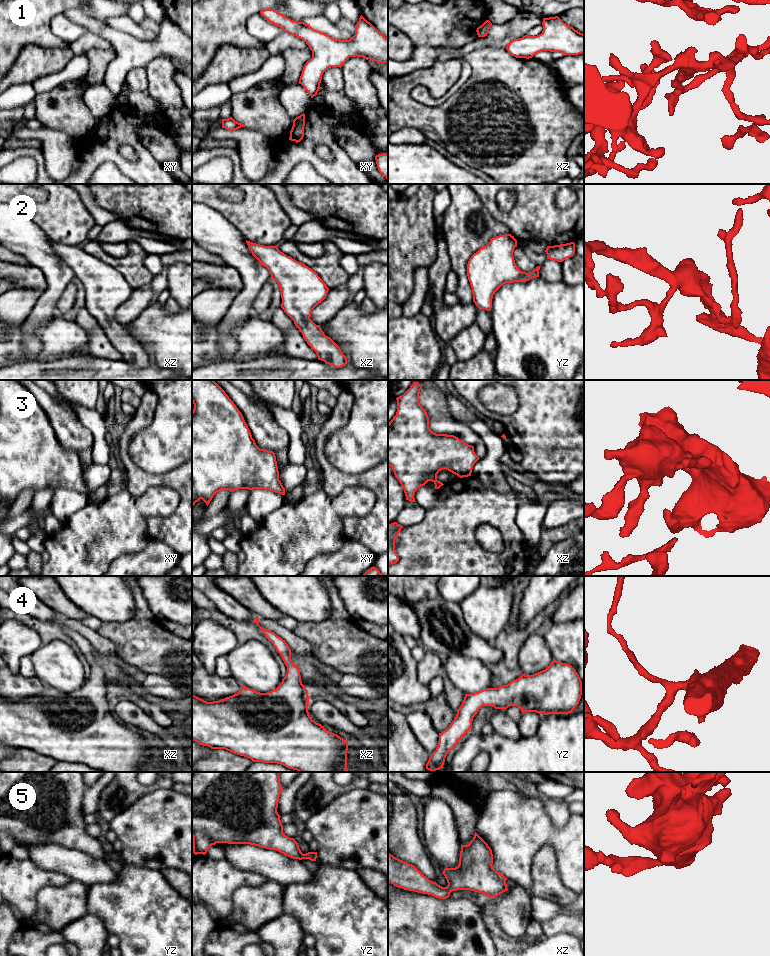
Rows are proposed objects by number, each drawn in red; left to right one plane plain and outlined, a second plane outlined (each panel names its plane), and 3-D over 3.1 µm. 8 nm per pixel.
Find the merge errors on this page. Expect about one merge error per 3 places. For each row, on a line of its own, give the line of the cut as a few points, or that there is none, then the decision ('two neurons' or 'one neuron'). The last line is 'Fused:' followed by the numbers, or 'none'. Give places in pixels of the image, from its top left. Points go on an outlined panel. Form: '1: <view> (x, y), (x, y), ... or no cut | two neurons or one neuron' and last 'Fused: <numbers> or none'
1: no cut | one neuron
2: no cut | one neuron
3: no cut | one neuron
4: no cut | one neuron
5: no cut | one neuron
Fused: none

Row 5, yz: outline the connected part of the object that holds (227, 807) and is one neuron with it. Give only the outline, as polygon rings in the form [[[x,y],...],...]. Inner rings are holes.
[[[192,772],[192,838],[193,853],[205,855],[216,843],[250,844],[276,850],[293,859],[316,861],[317,852],[303,854],[294,838],[283,833],[277,812],[280,793],[280,772]]]

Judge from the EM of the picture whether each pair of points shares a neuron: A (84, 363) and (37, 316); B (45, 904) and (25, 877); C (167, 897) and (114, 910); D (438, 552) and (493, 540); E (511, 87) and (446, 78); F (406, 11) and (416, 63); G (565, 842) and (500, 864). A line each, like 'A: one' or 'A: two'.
A: two
B: two
C: one
D: two
E: one
F: one
G: one

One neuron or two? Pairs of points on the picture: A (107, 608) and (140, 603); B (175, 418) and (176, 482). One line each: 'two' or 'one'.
A: two
B: two

